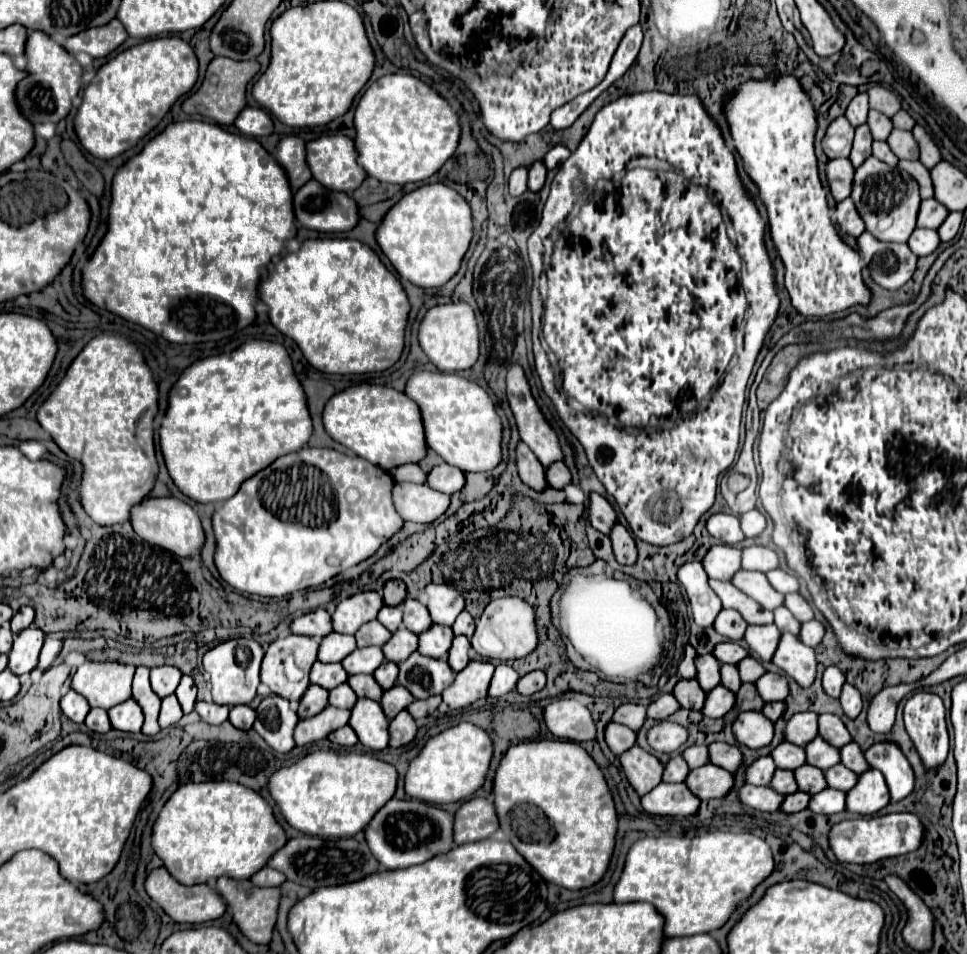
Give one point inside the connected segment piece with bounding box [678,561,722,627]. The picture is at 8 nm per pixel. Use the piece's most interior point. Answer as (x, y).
(705, 606)

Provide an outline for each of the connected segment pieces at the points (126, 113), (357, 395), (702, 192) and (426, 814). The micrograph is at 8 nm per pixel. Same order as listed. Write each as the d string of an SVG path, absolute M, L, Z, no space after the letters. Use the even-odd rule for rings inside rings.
M158 37L142 41L136 47L122 51L120 55L116 55L98 69L94 79L96 85L88 85L82 93L82 105L74 119L76 135L84 145L84 149L88 149L94 157L100 159L118 157L120 153L132 149L142 137L146 137L164 119L164 115L172 109L172 105L182 95L192 91L196 81L198 81L198 59L194 49L186 41L182 41L180 37Z
M352 385L336 393L322 415L326 431L358 457L382 467L394 469L406 463L420 463L426 457L426 437L418 405L404 393L386 385Z
M646 91L646 93L636 93L636 95L624 95L624 97L620 97L620 99L616 99L616 101L612 101L612 103L608 103L608 105L606 105L606 107L604 107L604 109L600 109L600 111L598 111L598 115L596 115L596 117L594 117L594 123L592 123L592 127L590 127L590 131L588 131L588 135L586 135L586 137L584 137L584 139L582 139L582 143L580 143L580 145L578 145L578 149L576 149L576 151L574 151L574 153L572 153L572 155L570 155L570 159L568 159L568 161L566 161L566 163L562 163L562 165L560 165L560 171L558 171L558 175L556 175L556 177L554 177L554 181L552 181L552 184L551 184L551 188L550 188L550 193L549 193L549 196L548 196L548 198L547 198L547 201L546 201L546 203L545 203L545 205L544 205L544 208L543 208L543 211L542 211L542 219L541 219L541 220L540 220L540 223L539 223L539 225L538 225L538 227L536 227L536 229L535 229L535 230L534 230L534 231L533 231L533 233L532 233L532 234L531 234L531 235L530 235L530 236L529 236L529 238L528 238L528 240L527 240L527 246L528 246L528 255L529 255L529 260L530 260L530 263L531 263L531 267L532 267L532 270L533 270L533 282L532 282L532 287L530 287L530 291L529 291L529 301L530 301L530 305L531 305L531 311L532 311L532 342L533 342L533 347L532 347L532 349L533 349L533 353L534 353L534 357L535 357L535 362L534 362L534 364L535 364L535 371L536 371L536 373L537 373L537 374L538 374L538 376L539 376L539 378L540 378L540 380L541 380L541 384L542 384L542 388L543 388L543 391L544 391L544 393L545 393L545 394L546 394L546 395L547 395L547 397L548 397L548 398L549 398L549 399L550 399L550 400L551 400L551 401L552 401L552 403L553 403L553 405L555 405L555 409L558 409L558 413L560 413L560 419L562 419L562 421L564 421L564 423L566 423L566 425L568 425L568 429L570 429L570 431L572 431L572 433L574 433L574 435L576 435L576 437L578 437L578 441L580 441L580 443L582 443L582 445L584 445L584 449L586 449L586 453L588 453L588 459L590 459L590 465L592 465L592 469L594 469L594 473L596 473L596 475L598 475L598 479L600 479L600 481L602 481L602 483L604 483L604 487L606 487L606 491L608 491L608 493L610 493L610 495L612 495L612 497L614 497L614 501L616 501L616 505L618 505L618 509L620 509L620 513L622 513L622 515L624 515L624 517L626 517L626 521L628 521L628 523L630 523L630 527L632 527L632 531L634 531L634 535L636 535L636 537L638 537L638 539L642 539L642 541L646 541L646 543L652 543L652 545L660 545L660 547L662 547L662 545L672 545L672 543L678 543L678 541L682 541L682 539L684 539L684 537L688 537L688 535L692 535L692 531L694 531L694 527L696 527L696 523L698 523L698 521L700 521L700 517L702 517L702 515L704 515L704 513L706 513L706 511L708 511L708 509L710 509L710 507L712 507L712 505L714 505L714 501L716 501L716 489L718 489L718 477L720 477L720 473L722 473L722 471L726 471L726 469L728 469L728 467L730 467L730 465L732 465L732 461L734 461L734 457L736 457L736 449L738 449L738 439L740 439L740 421L742 421L742 411L743 411L743 407L744 407L744 404L745 404L745 401L746 401L746 383L748 383L748 380L749 380L749 377L750 377L750 375L751 375L751 373L752 373L752 369L753 369L753 367L754 367L754 364L755 364L755 362L756 362L756 359L757 359L757 357L758 357L758 351L760 351L760 347L762 347L762 346L763 346L763 343L764 343L764 335L766 335L766 333L768 333L768 329L770 329L770 327L772 327L772 323L774 323L774 319L776 319L776 315L778 315L778 305L780 305L780 299L778 299L778 295L776 295L776 289L774 289L774 267L772 267L772 261L770 261L770 257L768 257L768 253L766 253L766 247L764 247L764 237L762 237L762 235L764 235L764 233L762 233L762 229L766 229L766 223L764 223L764 219L762 219L762 217L760 217L760 213L758 213L758 209L756 209L756 205L754 205L754 201L752 201L752 199L750 199L750 195L748 195L748 193L746 193L746 191L744 191L744 187L742 187L742 185L740 185L740 179L738 179L738 173L736 173L736 161L734 161L734 155L732 155L732 151L730 151L730 149L728 149L728 145L726 145L726 141L724 141L724 139L722 139L722 133L720 133L720 129L718 129L718 125L716 125L716 123L714 123L714 121L712 121L712 119L710 119L710 117L708 117L708 113L706 113L706 109L704 109L704 105L702 105L702 101L700 101L700 99L698 99L698 97L694 97L694 95L668 95L668 93L662 93L662 91ZM642 155L646 155L646 157L656 157L656 159L664 159L664 161L668 161L668 163L670 163L670 165L672 165L672 167L674 167L674 169L672 169L672 171L646 171L646 173L644 173L644 175L640 175L640 173L642 173L642 169L636 169L636 171L628 171L628 173L626 173L626 175L624 175L624 177L622 177L622 181L620 181L620 185L618 185L618 187L616 187L616 185L608 185L608 187L606 187L606 189L608 189L608 191L604 191L604 193L600 193L600 191L596 191L596 183L598 183L598 179L606 179L606 181L608 181L608 179L612 179L612 177L614 177L614 175L618 175L618 173L624 173L624 171L626 171L626 163L628 163L628 161L630 161L630 159L632 159L632 157L642 157ZM694 179L708 179L708 181L710 181L710 187L702 187L702 185L696 185L696 181L694 181ZM576 205L582 205L582 207L580 207L580 213L578 213L578 215L576 215L576 217L570 217L570 219L566 219L566 218L567 218L567 216L568 216L568 215L570 215L570 213L572 213L572 209L574 209L574 207L576 207ZM722 207L724 207L724 209L726 209L726 213L728 213L728 215L730 215L730 221L732 221L732 223L734 223L734 231L736 231L736 243L738 243L738 245L736 245L736 247L734 247L734 245L732 245L732 243L730 243L730 239L728 239L728 235L726 235L726 223L724 223L724 217L722 217L722 215L724 215L724 211L722 211ZM565 220L566 220L566 227L564 227L564 231L562 231L562 239L560 239L560 241L558 241L558 243L556 243L556 251L554 251L554 255L552 255L552 267L550 267L550 269L548 269L548 271L546 271L546 275L548 275L548 299L546 299L546 301L544 301L544 298L543 298L543 297L542 297L542 296L541 296L541 294L540 294L540 292L539 292L539 279L540 279L540 277L541 277L541 275L542 275L542 274L543 274L543 273L544 273L544 258L545 258L545 256L546 256L546 255L547 255L547 254L552 254L552 252L553 252L553 246L552 246L552 245L551 245L551 244L549 244L549 245L550 245L550 246L548 246L548 244L547 244L547 243L548 243L548 242L549 242L549 241L547 241L547 240L548 240L548 237L549 237L549 235L550 235L550 234L551 234L551 232L553 232L553 231L555 231L555 230L557 230L557 229L559 229L559 227L560 227L560 224L562 224L562 223L564 223L564 221L565 221ZM541 329L542 329L542 333L544 333L544 339L546 339L546 343L548 343L548 345L550 345L550 349L552 349L552 351L554 351L554 355L556 355L556 359L555 359L555 360L554 360L554 363L551 363L551 361L552 361L552 360L550 360L550 356L549 356L549 354L548 354L548 353L547 353L547 352L546 352L546 350L545 350L545 349L544 349L544 347L543 347L543 345L542 345L542 341L541 341L541 340L542 340L542 338L541 338ZM740 329L742 329L742 339L740 339L740 341L738 341L738 339L736 339L736 337L738 337L738 331L740 331ZM736 351L738 351L738 359L736 359L736 363L730 363L730 361L732 361L732 357L734 357L734 353L736 353Z
M392 799L374 815L364 833L368 847L382 867L396 871L448 853L454 847L454 813L416 799Z

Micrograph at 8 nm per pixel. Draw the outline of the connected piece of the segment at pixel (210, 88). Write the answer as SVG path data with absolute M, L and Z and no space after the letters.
M216 57L208 65L202 87L184 101L182 111L190 115L196 113L202 117L210 117L220 125L234 125L238 113L246 107L246 87L258 71L260 71L260 63L256 59L254 61L232 61L226 57Z

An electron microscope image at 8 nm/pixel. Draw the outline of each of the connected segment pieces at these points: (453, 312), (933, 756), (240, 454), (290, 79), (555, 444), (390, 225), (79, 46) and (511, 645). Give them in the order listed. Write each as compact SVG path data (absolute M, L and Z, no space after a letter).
M448 303L448 305L432 307L426 313L424 321L420 323L418 339L420 339L420 345L422 345L424 353L430 357L430 361L440 371L470 369L470 367L474 367L474 363L480 357L480 337L478 337L476 313L466 303Z
M928 691L912 695L904 707L904 723L924 765L944 763L950 749L944 701Z
M246 341L232 353L192 363L169 392L168 411L160 427L160 443L166 467L178 489L198 503L230 499L254 473L266 469L278 457L300 451L312 437L312 417L304 387L294 373L284 345L272 341Z
M318 1L292 7L270 29L272 61L252 95L290 127L316 127L342 117L374 71L374 51L362 15L344 1Z
M512 365L510 371L508 371L508 377L506 377L506 385L508 385L508 401L510 401L510 409L516 417L516 423L518 423L518 431L520 431L520 437L522 441L538 455L538 459L542 461L542 465L552 465L554 461L564 461L564 453L562 453L562 447L560 447L560 441L558 441L558 435L556 431L550 427L550 423L546 421L544 413L540 411L532 391L530 391L530 385L528 385L528 379L522 371L520 365Z
M444 183L424 185L406 193L382 219L376 239L400 277L418 287L446 285L462 265L474 237L472 209L458 191Z
M118 19L110 21L104 27L96 27L96 29L86 29L70 39L66 39L64 47L70 53L88 53L92 57L106 57L110 55L114 49L118 49L124 41L128 39L128 33L124 29L124 25L120 25Z
M502 597L488 603L482 617L476 621L476 633L472 637L472 649L486 659L524 659L538 647L538 627L534 607L518 597Z

